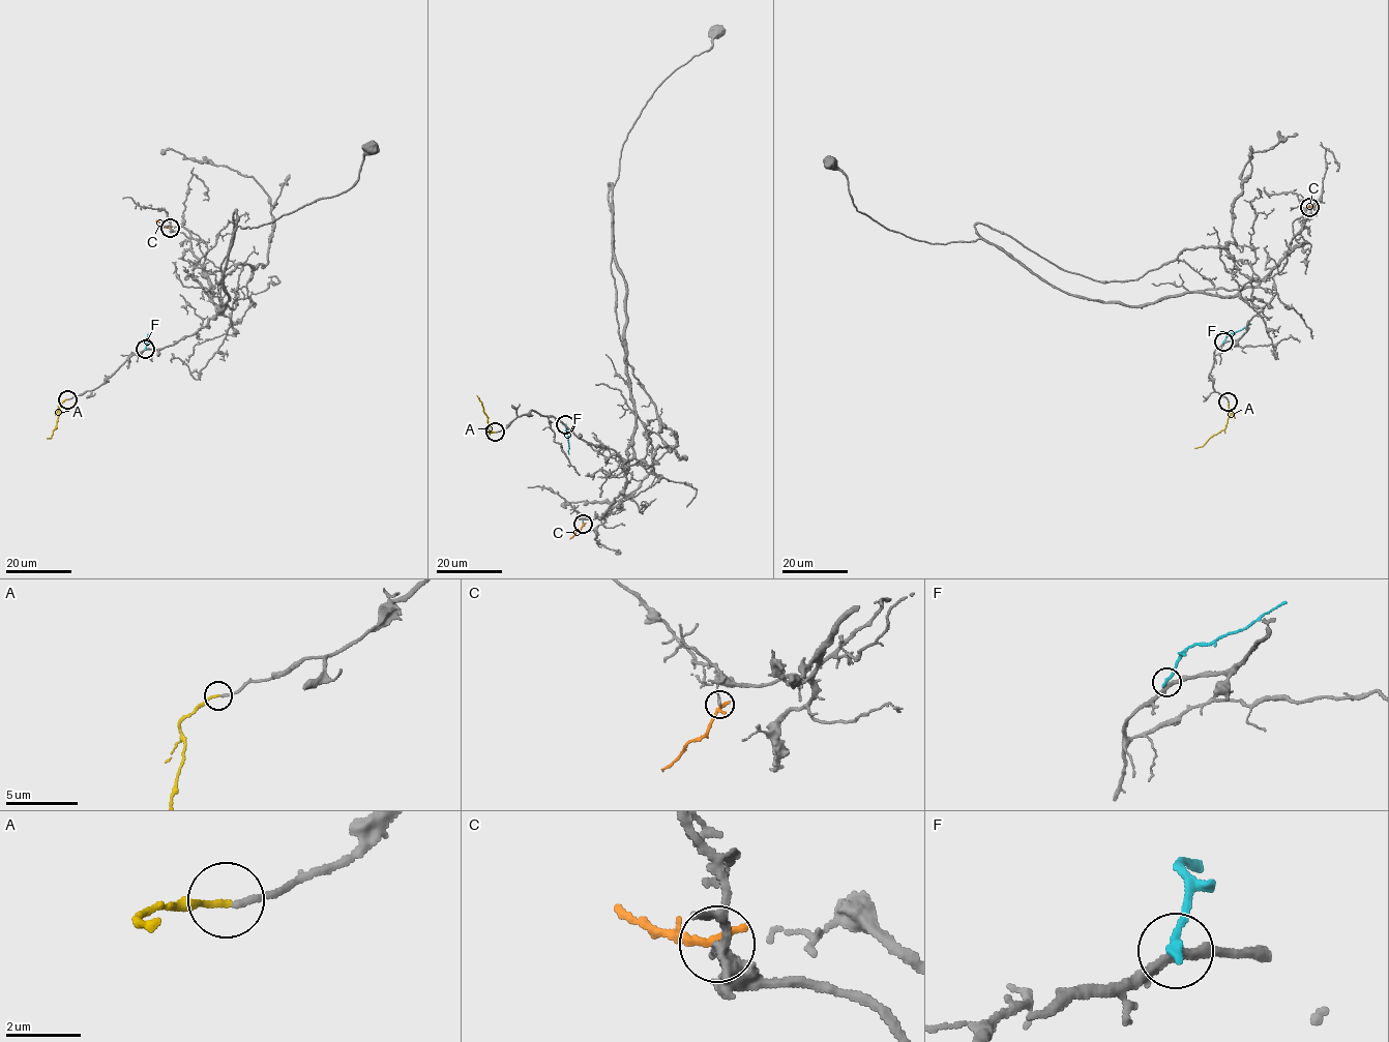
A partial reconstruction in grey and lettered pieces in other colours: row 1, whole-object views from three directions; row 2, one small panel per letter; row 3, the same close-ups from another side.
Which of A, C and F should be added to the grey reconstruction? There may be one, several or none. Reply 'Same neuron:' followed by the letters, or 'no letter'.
Same neuron: A

